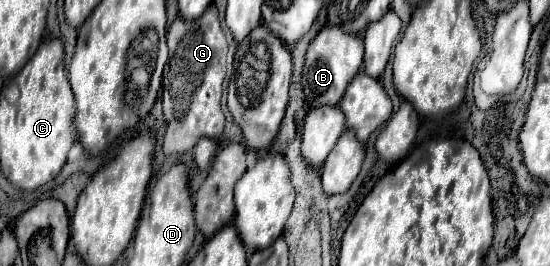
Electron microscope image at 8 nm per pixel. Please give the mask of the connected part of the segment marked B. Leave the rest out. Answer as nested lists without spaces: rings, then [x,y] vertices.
[[[325,26],[315,40],[309,44],[305,66],[303,66],[303,92],[309,108],[321,108],[321,106],[333,106],[339,104],[339,100],[345,94],[347,84],[355,78],[363,64],[363,40],[355,34],[347,34],[341,28]]]

